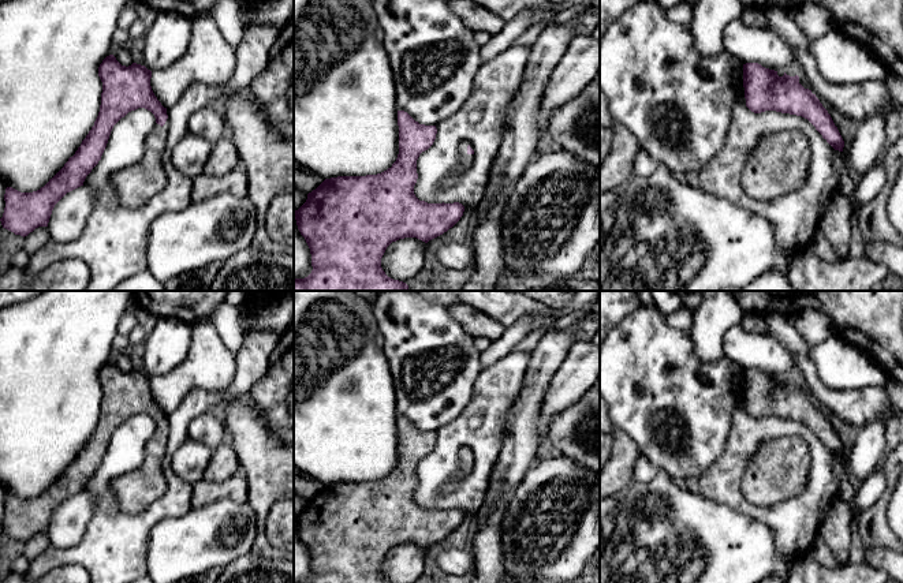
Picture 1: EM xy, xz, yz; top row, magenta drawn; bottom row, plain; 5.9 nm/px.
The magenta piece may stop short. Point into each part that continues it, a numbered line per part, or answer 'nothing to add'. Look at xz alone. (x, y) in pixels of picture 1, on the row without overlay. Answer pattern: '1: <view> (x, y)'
1: xz (465, 467)

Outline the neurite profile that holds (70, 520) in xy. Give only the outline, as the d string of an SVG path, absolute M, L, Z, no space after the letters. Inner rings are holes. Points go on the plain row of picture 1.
M81 492L67 498L53 513L48 538L49 546L72 548L83 538L93 517L96 497Z

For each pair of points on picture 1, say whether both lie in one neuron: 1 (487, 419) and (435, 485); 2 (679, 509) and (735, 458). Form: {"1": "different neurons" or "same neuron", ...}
{"1": "same neuron", "2": "different neurons"}

